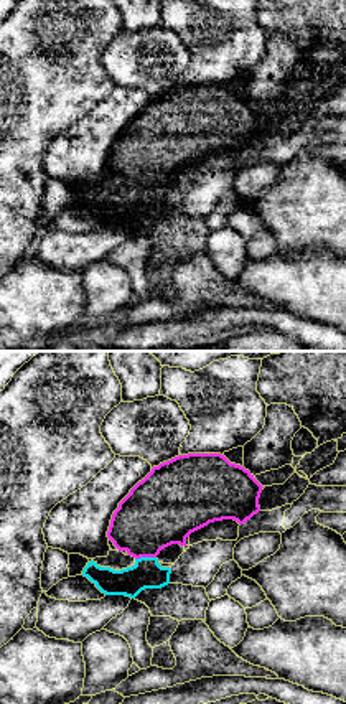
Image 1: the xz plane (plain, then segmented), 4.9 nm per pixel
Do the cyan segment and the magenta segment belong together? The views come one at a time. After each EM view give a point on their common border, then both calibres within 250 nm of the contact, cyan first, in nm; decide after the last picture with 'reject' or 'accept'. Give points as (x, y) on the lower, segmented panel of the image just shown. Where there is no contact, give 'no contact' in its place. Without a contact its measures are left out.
meets cyan at (145, 558); 150 nm thick on the cyan side, 340 nm on the other

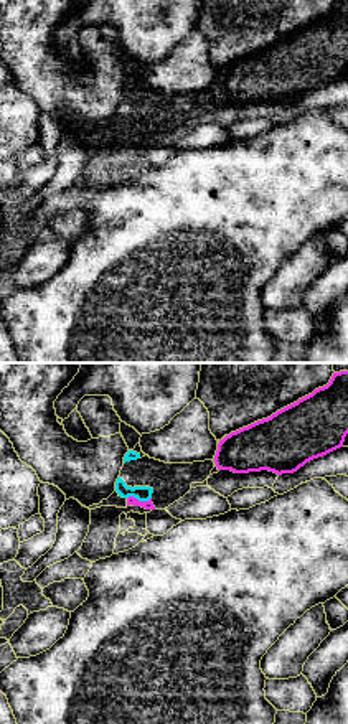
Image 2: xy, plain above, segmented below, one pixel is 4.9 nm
meets cyan at (139, 500); 80 nm thick on the cyan side, 50 nm on the other

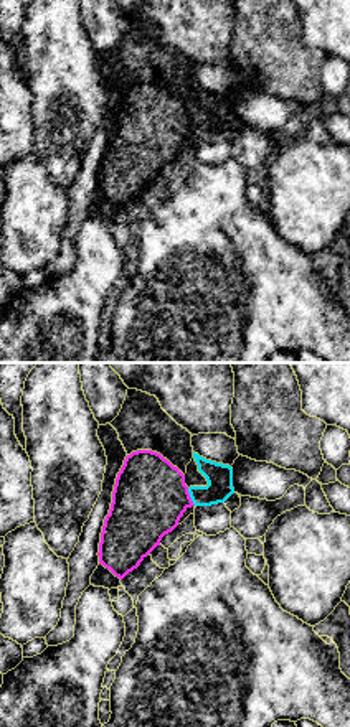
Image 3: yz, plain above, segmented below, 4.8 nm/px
meets cyan at (190, 497); 130 nm thick on the cyan side, 360 nm on the other

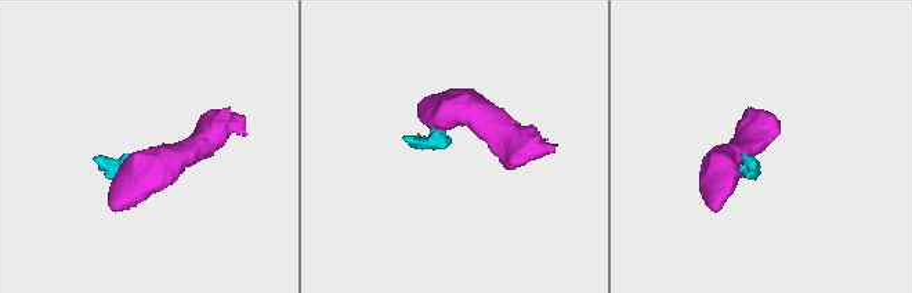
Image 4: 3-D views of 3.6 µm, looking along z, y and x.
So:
accept

